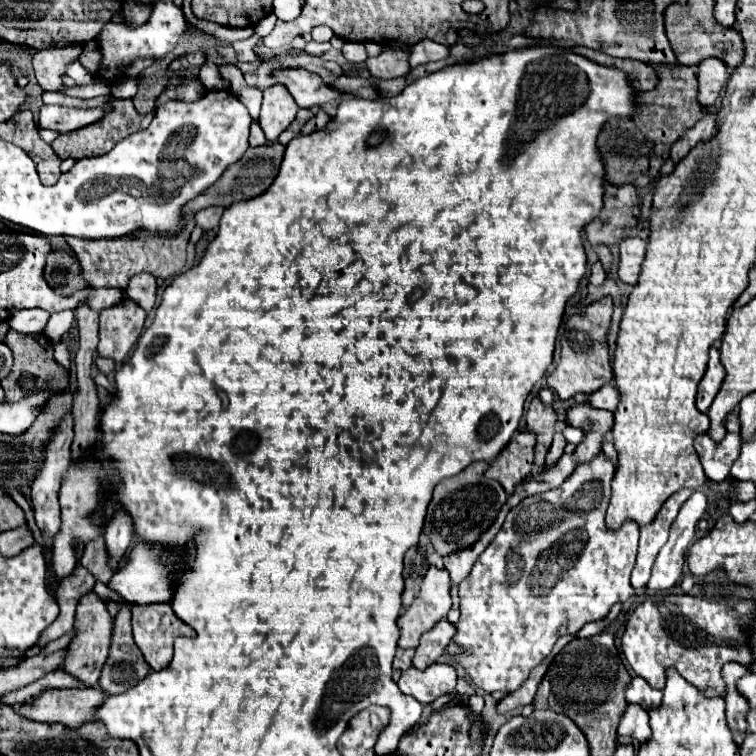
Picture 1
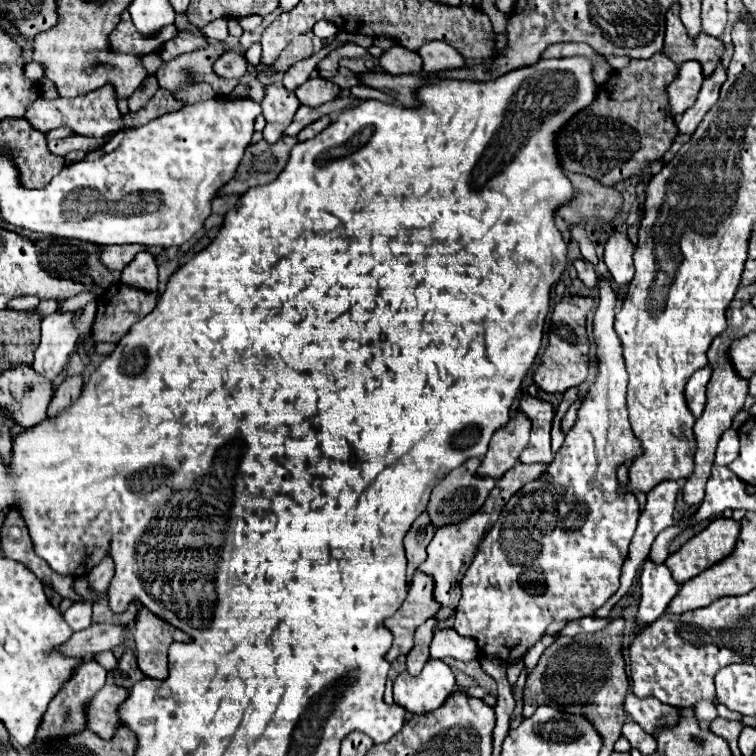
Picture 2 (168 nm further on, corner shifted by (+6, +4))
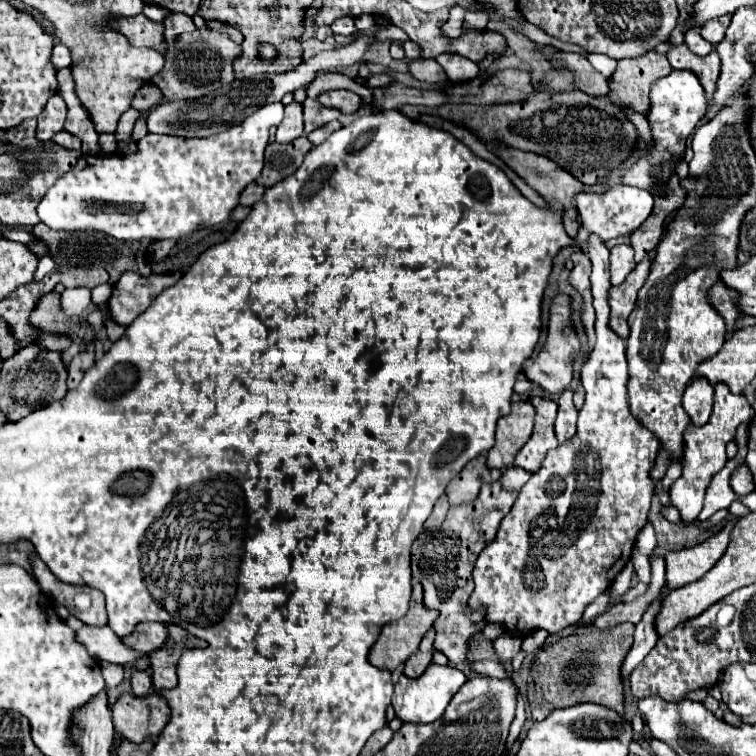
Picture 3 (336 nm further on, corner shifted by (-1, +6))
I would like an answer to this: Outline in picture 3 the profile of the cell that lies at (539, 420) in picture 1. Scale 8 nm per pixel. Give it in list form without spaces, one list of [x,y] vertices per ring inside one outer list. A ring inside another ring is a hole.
[[[533,398],[533,406],[537,410],[535,418],[535,428],[527,444],[519,450],[515,456],[515,466],[523,468],[531,474],[535,474],[545,458],[545,454],[557,446],[557,438],[553,432],[553,422],[557,414],[557,404],[553,400],[543,400],[543,398]]]

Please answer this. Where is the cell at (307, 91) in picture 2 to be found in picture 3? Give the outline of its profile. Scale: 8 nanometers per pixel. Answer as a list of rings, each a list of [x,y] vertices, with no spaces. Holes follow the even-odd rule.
[[[331,90],[317,100],[323,102],[327,108],[337,108],[343,114],[355,114],[363,106],[363,100],[349,90]]]

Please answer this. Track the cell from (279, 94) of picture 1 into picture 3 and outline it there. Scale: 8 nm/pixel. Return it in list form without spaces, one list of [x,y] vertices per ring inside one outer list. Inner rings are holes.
[[[297,102],[285,106],[285,118],[277,128],[277,142],[287,144],[295,138],[303,136],[303,108]]]

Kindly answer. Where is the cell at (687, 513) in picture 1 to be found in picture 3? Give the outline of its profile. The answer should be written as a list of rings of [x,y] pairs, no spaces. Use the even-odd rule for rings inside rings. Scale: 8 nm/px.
[[[663,596],[659,600],[655,600],[649,610],[645,612],[643,620],[637,624],[635,628],[635,640],[631,650],[627,652],[627,658],[623,660],[623,680],[629,678],[629,674],[635,670],[635,666],[639,666],[643,662],[643,658],[649,654],[649,650],[655,646],[657,642],[657,632],[655,632],[655,614],[659,612],[659,606],[663,602]]]

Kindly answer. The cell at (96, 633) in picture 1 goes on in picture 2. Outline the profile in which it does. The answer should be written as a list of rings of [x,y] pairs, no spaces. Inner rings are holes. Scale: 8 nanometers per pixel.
[[[86,658],[80,662],[80,666],[76,666],[72,670],[72,676],[64,682],[64,688],[60,688],[60,692],[52,698],[52,702],[48,704],[48,710],[44,714],[44,720],[42,720],[42,726],[38,728],[38,734],[36,738],[46,742],[46,740],[52,740],[52,738],[62,738],[62,736],[68,736],[68,734],[74,734],[74,732],[80,732],[84,730],[84,706],[86,702],[96,694],[96,690],[100,690],[106,682],[106,670],[94,660],[94,658]]]

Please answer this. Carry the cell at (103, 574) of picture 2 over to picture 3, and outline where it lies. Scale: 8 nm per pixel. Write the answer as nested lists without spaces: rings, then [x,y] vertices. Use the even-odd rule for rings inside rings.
[[[33,558],[35,578],[41,590],[55,602],[65,606],[75,618],[79,618],[87,626],[105,626],[107,612],[105,612],[105,596],[99,590],[87,586],[69,586],[55,578],[55,574],[45,566],[41,558]]]

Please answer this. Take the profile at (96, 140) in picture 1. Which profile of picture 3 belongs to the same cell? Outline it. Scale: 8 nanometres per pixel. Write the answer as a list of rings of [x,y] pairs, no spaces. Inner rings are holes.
[[[61,130],[59,134],[55,134],[55,138],[51,138],[51,140],[53,140],[55,144],[67,148],[67,150],[79,150],[79,148],[81,148],[81,140],[79,140],[77,136],[65,132],[65,130]]]

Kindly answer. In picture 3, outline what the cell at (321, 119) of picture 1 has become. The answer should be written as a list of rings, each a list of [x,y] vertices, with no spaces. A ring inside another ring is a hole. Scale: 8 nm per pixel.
[[[333,120],[333,122],[329,122],[329,124],[325,124],[325,126],[321,126],[321,128],[317,128],[317,130],[313,130],[311,134],[307,134],[307,138],[317,146],[317,144],[321,144],[321,142],[325,142],[335,130],[339,130],[341,128],[341,124],[337,122],[337,120]]]

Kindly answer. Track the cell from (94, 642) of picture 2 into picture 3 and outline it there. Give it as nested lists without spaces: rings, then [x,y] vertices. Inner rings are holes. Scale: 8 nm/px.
[[[141,622],[131,636],[123,638],[123,644],[127,644],[129,648],[133,648],[137,652],[149,654],[149,652],[161,648],[167,638],[169,638],[169,630],[167,630],[165,624],[161,624],[161,622]]]

